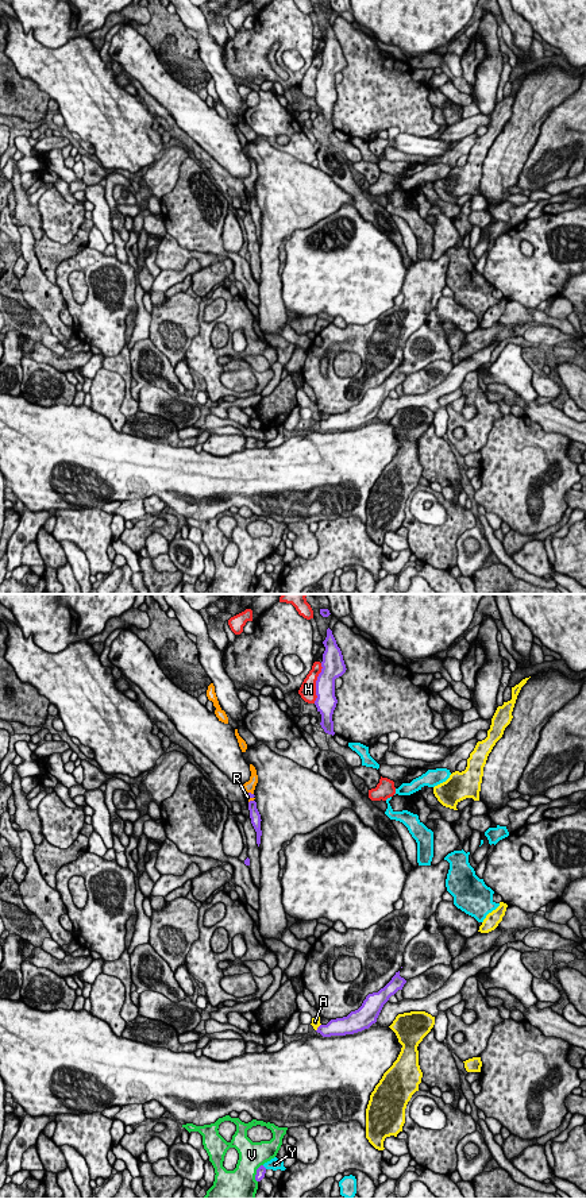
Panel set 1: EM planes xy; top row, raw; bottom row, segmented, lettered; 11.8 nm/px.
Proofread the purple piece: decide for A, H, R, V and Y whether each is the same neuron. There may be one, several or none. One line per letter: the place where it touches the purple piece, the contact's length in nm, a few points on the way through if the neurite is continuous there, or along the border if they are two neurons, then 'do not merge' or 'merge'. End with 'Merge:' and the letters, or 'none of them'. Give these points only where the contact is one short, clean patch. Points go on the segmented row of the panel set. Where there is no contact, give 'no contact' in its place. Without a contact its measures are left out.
A: xy (317, 1028) | 110 nm | do not merge
H: xy (316, 683) | 480 nm | do not merge
R: xy (250, 797) | 110 nm | across xy (249, 794), (250, 797), (247, 797) | merge
V: xy (257, 1174) | 240 nm | do not merge
Y: xy (263, 1167) | 70 nm | do not merge
Merge: R

